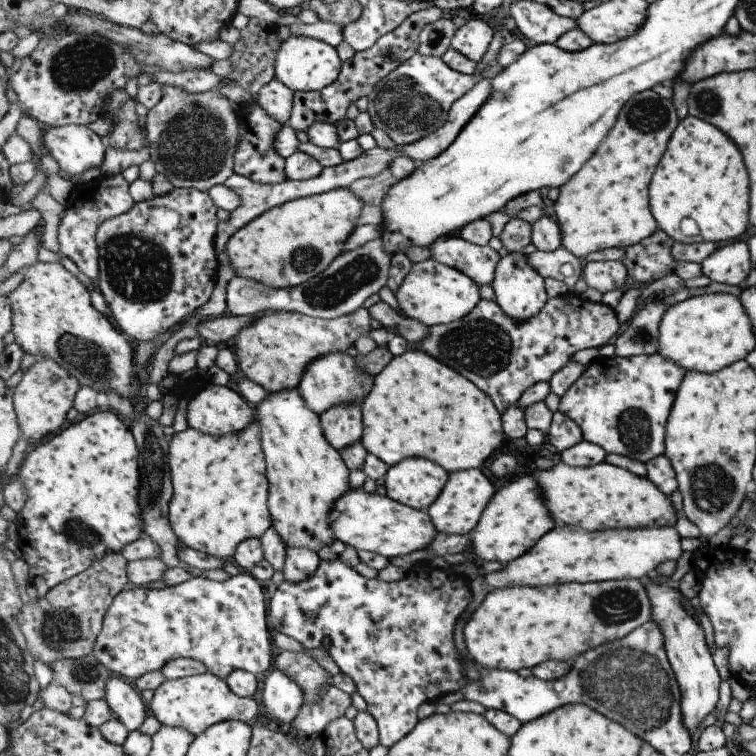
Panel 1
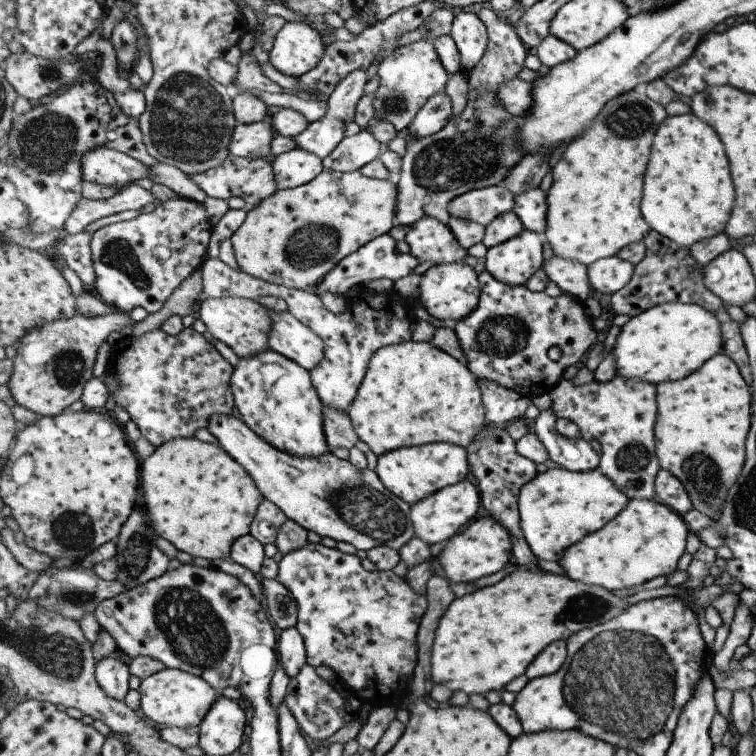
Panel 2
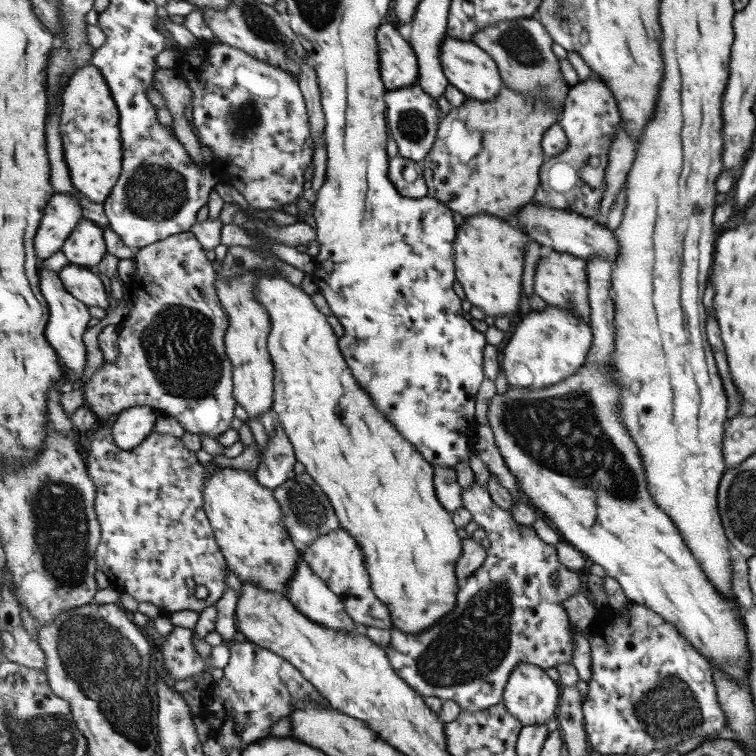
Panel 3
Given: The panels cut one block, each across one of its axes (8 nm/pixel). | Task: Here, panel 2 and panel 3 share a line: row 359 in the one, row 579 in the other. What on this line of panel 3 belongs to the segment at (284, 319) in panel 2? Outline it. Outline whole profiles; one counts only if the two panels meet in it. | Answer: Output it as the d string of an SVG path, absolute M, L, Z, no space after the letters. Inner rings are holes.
M300 551L300 554L301 557L297 566L297 574L293 577L293 580L289 581L288 599L301 611L304 611L309 618L321 623L321 625L341 631L355 631L355 633L367 634L369 627L355 622L351 616L349 616L345 608L345 603L341 600L340 595L335 594L335 592L329 588L328 582L325 582L325 579L321 578L321 575L318 575L304 560L304 551Z

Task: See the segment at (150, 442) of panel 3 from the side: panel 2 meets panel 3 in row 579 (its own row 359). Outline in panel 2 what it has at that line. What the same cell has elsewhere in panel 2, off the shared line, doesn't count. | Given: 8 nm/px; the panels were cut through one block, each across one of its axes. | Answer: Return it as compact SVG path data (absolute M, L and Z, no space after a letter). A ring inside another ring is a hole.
M161 329L146 332L141 338L121 337L113 344L108 358L108 370L120 378L120 386L111 390L117 406L122 406L141 434L156 447L176 438L193 437L199 428L209 428L209 422L221 414L236 414L236 396L232 380L234 366L204 334L187 329L177 336Z

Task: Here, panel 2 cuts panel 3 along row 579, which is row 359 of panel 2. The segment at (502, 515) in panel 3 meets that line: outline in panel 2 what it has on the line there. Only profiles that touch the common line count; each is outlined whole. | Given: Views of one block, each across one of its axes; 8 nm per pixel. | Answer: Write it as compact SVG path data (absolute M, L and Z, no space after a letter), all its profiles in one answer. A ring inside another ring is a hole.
M487 269L481 272L480 281L480 305L467 318L455 322L461 348L467 356L467 366L479 380L497 382L526 397L550 394L564 378L566 370L585 359L589 353L587 350L594 346L599 336L599 332L595 332L595 328L589 324L583 304L565 292L553 298L546 291L533 292L528 286L509 286L499 282Z

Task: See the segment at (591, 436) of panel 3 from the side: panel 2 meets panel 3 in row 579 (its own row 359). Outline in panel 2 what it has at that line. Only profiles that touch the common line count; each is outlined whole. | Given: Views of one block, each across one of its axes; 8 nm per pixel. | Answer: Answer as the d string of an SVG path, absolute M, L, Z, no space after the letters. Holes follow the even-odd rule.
M669 302L630 318L613 345L617 375L655 384L678 381L696 373L707 361L724 352L720 319L699 304Z

